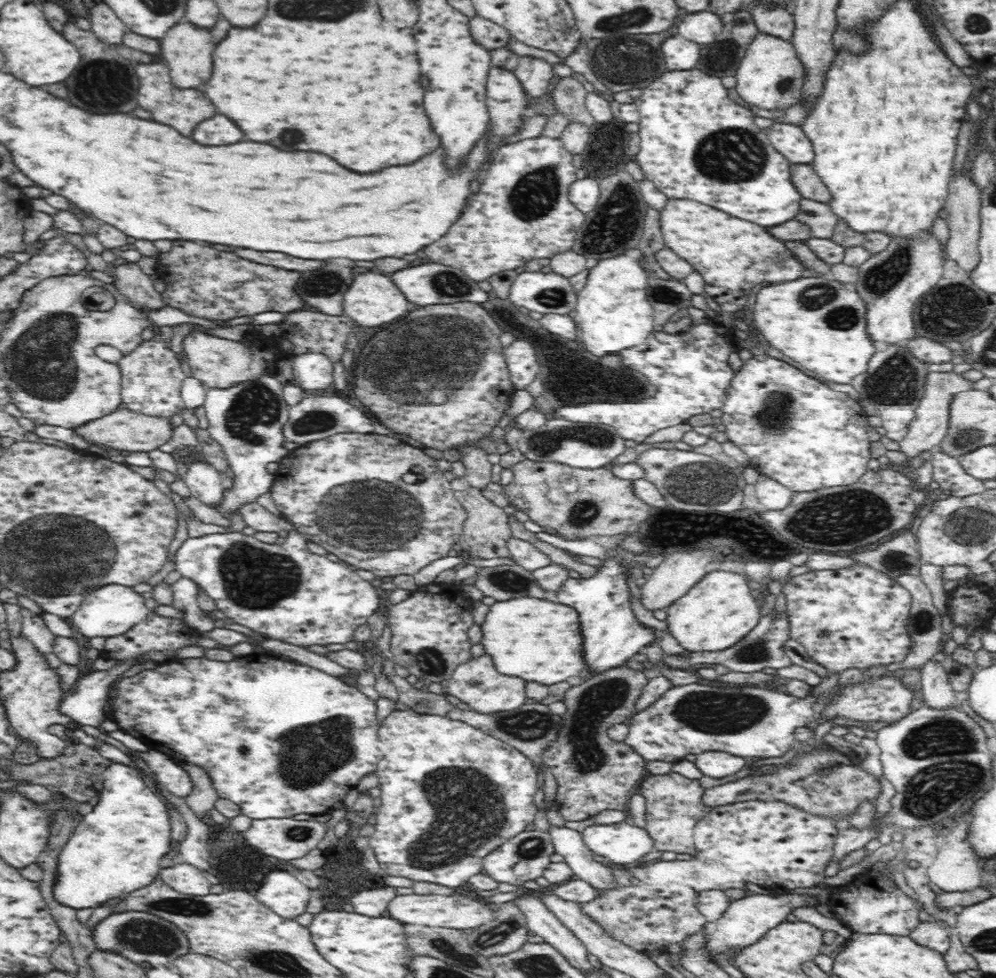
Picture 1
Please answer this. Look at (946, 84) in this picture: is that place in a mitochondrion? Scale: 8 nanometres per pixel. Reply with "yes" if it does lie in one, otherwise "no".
no

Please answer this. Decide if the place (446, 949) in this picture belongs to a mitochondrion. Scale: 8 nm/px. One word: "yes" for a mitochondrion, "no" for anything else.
yes

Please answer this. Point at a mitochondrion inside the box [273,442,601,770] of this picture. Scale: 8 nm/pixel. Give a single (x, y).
(369, 516)

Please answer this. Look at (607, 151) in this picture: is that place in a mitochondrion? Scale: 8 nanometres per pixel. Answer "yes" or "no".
yes

